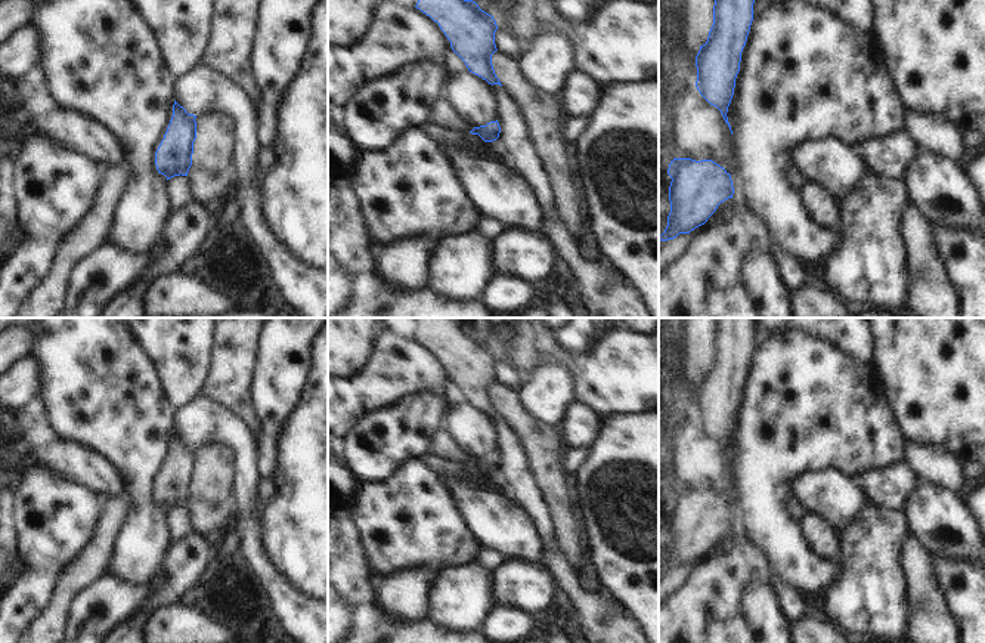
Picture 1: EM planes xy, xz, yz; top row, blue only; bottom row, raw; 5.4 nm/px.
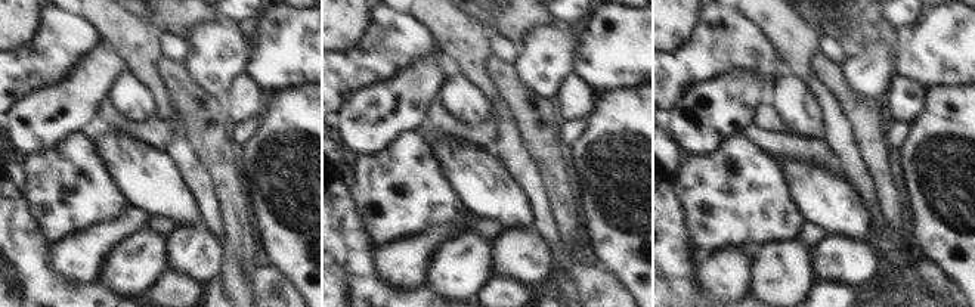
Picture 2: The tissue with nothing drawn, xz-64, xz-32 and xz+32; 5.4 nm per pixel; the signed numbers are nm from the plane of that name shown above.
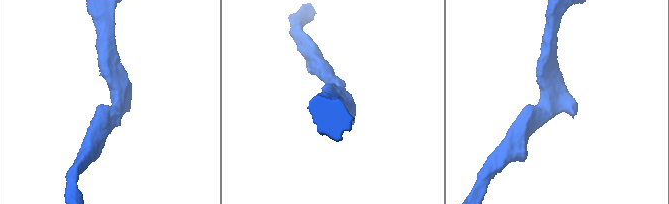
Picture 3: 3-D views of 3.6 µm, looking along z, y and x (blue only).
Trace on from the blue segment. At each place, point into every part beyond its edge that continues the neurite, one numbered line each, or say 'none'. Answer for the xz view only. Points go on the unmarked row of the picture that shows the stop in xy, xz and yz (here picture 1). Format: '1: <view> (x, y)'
1: xz (445, 444)

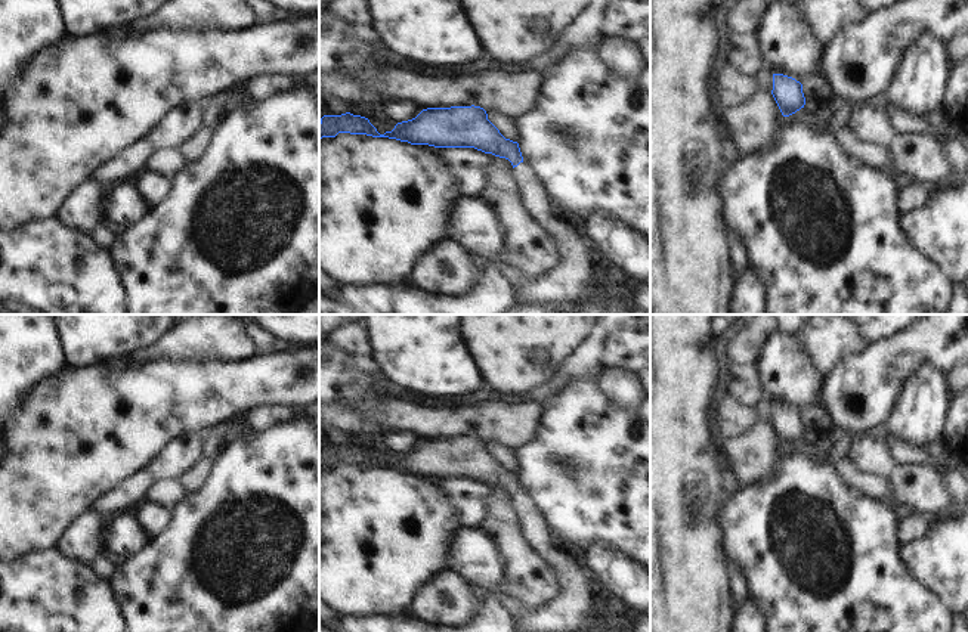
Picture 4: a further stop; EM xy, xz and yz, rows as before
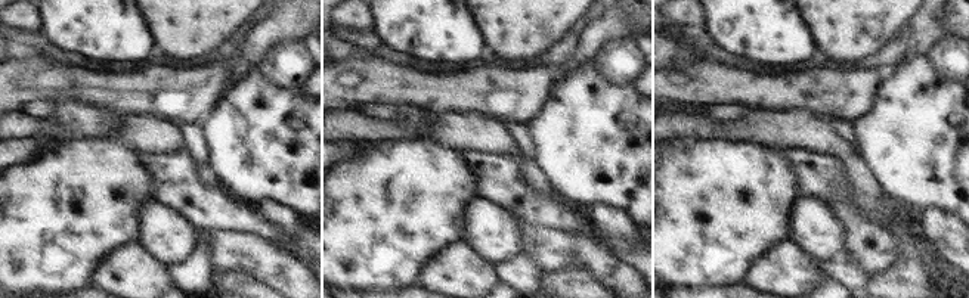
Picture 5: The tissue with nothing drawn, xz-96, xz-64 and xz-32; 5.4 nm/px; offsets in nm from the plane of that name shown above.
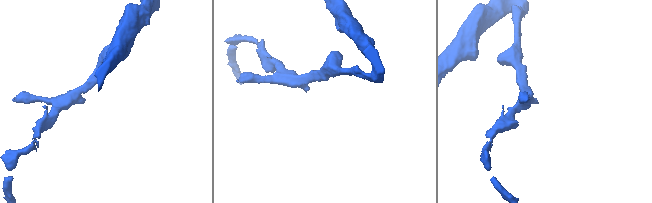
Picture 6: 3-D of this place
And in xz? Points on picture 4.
1: xz (575, 610)

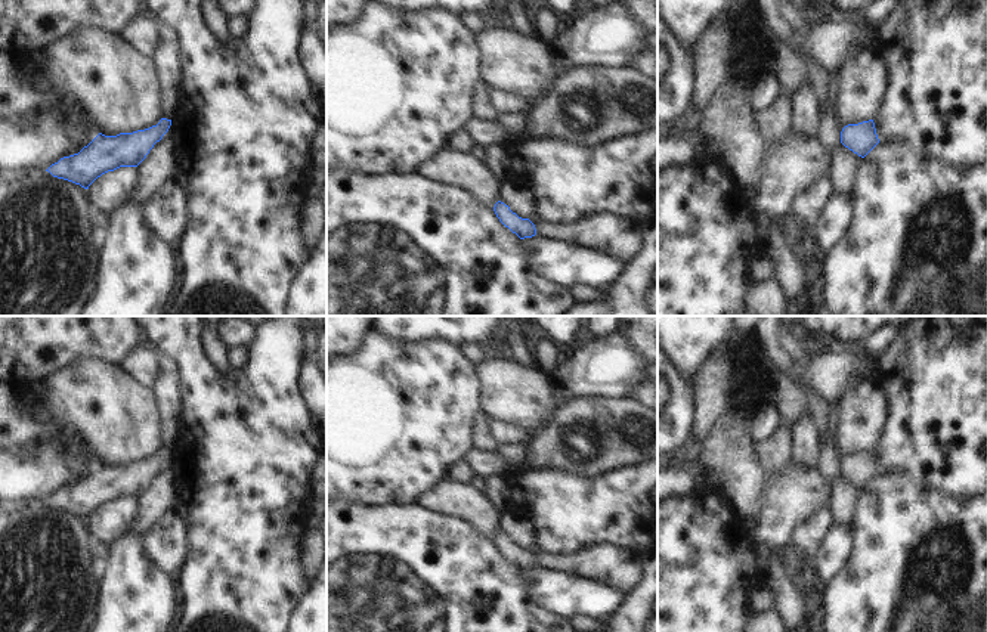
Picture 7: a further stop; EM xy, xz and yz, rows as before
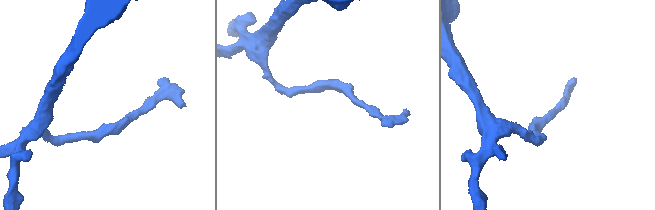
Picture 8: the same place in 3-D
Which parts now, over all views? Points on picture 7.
none

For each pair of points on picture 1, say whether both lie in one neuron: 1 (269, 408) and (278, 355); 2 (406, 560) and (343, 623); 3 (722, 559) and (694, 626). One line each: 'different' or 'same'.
1: same
2: different
3: same

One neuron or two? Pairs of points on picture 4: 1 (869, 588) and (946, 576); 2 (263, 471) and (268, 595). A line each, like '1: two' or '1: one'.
1: two
2: one

